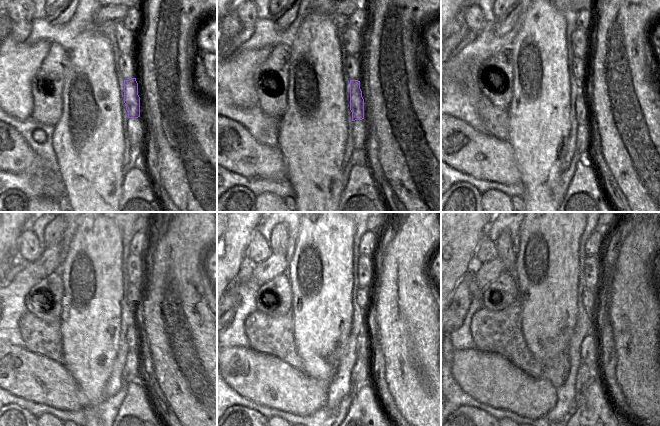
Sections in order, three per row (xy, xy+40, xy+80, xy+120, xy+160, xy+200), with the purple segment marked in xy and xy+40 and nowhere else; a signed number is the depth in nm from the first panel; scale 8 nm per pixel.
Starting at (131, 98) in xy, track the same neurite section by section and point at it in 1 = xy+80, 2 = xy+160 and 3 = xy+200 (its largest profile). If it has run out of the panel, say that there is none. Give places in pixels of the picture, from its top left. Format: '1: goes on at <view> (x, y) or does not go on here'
1: goes on at xy+80 (581, 108)
2: goes on at xy+160 (364, 350)
3: goes on at xy+200 (589, 351)

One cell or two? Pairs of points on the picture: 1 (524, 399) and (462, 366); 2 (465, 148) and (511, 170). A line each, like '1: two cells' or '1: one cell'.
1: one cell
2: one cell

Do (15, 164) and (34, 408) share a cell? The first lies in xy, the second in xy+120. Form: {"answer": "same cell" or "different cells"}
{"answer": "different cells"}

